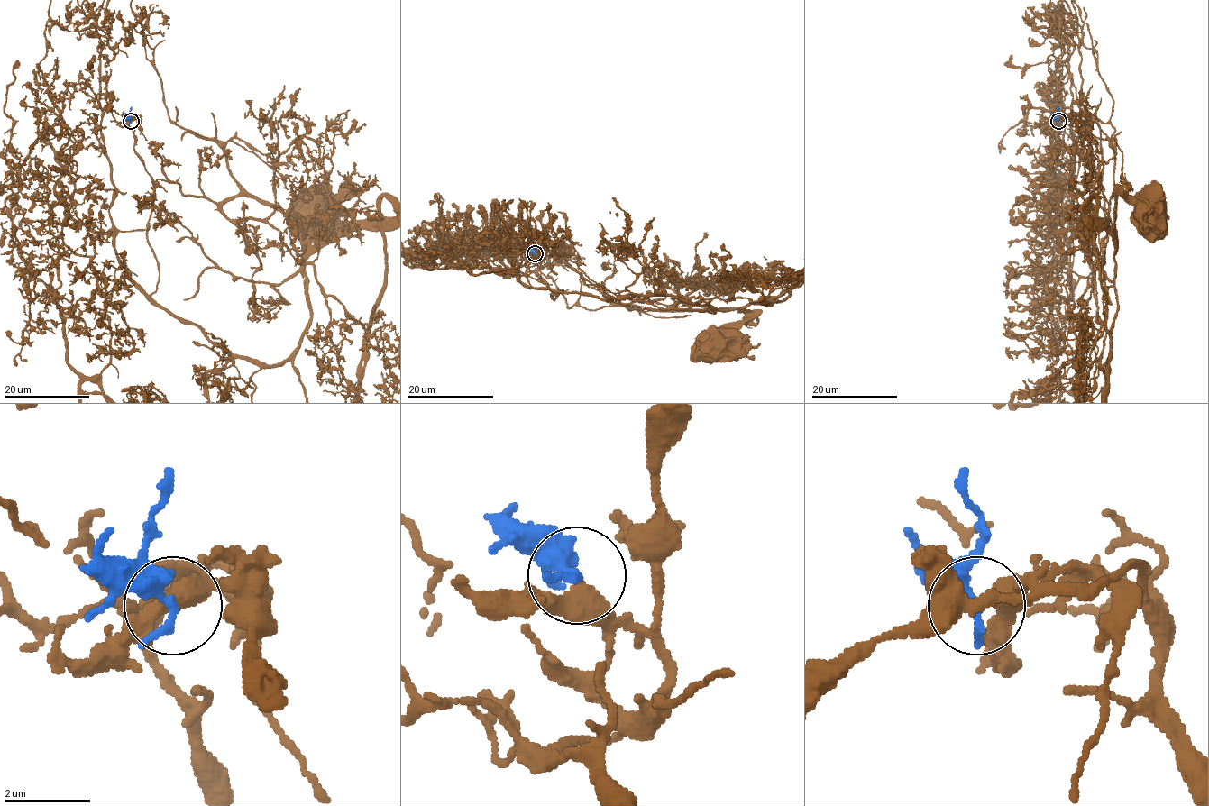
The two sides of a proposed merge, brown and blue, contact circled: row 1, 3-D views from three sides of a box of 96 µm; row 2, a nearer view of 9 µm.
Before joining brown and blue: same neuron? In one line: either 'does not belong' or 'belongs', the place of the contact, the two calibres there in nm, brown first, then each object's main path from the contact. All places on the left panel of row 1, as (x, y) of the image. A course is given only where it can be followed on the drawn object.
belongs; at (131, 121); 420 nm thick on the brown side, 400 nm on the other; brown runs (131, 121), (154, 190), (151, 297), (234, 354), (276, 365), (297, 347), (308, 237), (342, 189), (318, 206); blue runs (131, 121), (131, 106)

